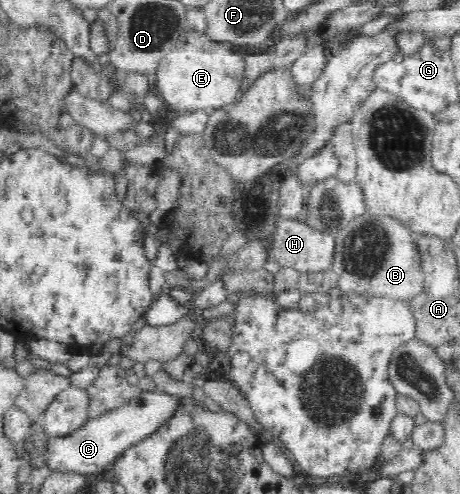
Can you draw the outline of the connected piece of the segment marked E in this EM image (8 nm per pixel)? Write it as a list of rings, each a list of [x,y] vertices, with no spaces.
[[[185,33],[175,43],[173,51],[161,59],[155,74],[157,97],[171,114],[195,109],[211,113],[238,101],[244,78],[244,60],[243,55],[233,51],[227,42],[216,43],[205,34]]]

